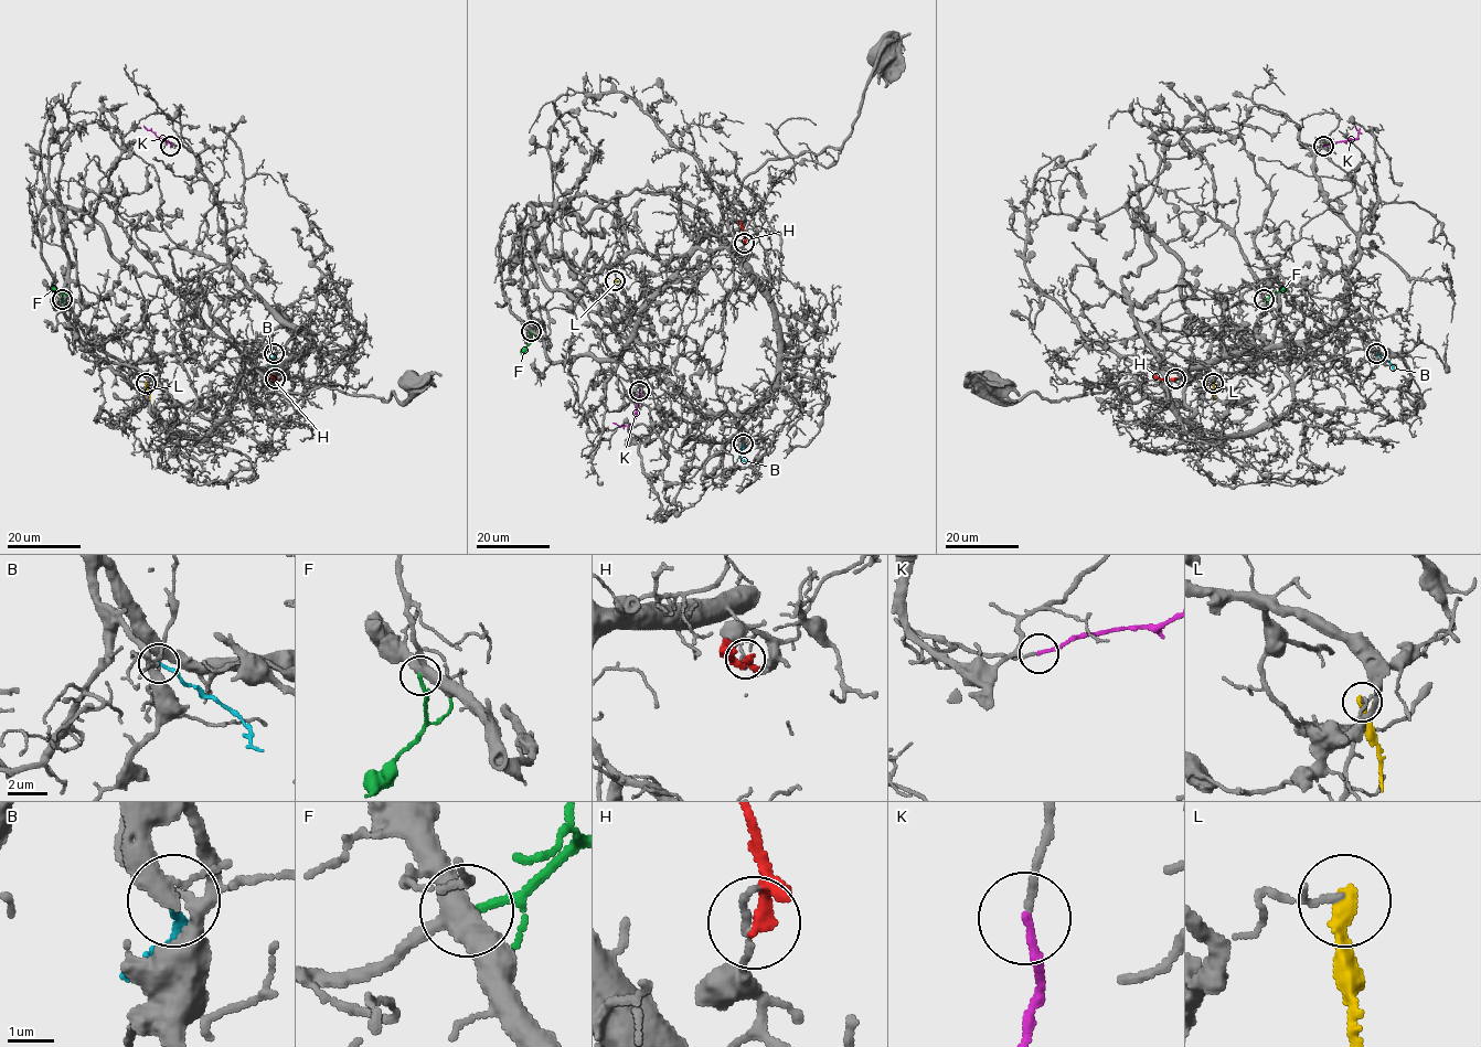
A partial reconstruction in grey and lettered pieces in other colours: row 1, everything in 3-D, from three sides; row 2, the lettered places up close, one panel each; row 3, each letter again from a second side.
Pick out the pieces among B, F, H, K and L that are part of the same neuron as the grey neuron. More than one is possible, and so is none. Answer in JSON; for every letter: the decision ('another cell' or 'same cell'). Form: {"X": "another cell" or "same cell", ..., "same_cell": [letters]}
{"B": "another cell", "F": "another cell", "H": "another cell", "K": "same cell", "L": "another cell", "same_cell": ["K"]}

